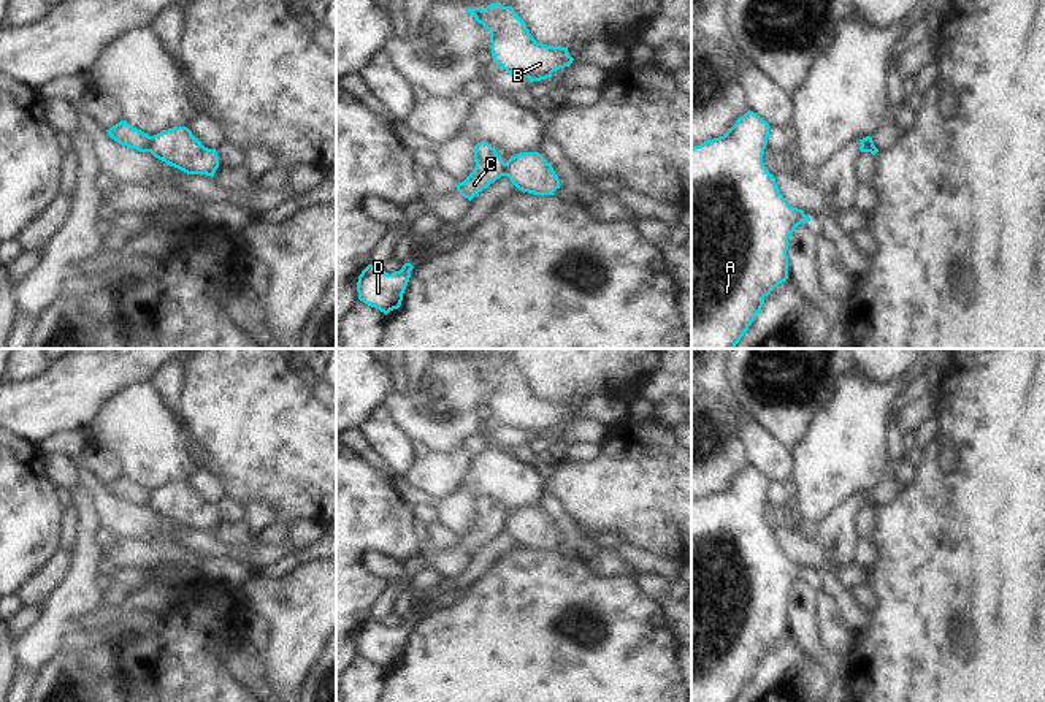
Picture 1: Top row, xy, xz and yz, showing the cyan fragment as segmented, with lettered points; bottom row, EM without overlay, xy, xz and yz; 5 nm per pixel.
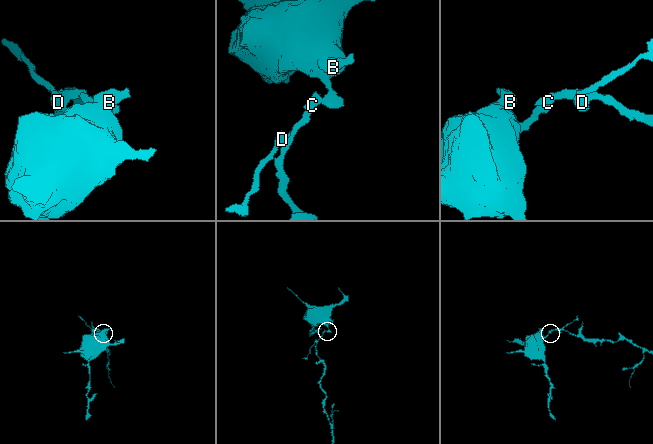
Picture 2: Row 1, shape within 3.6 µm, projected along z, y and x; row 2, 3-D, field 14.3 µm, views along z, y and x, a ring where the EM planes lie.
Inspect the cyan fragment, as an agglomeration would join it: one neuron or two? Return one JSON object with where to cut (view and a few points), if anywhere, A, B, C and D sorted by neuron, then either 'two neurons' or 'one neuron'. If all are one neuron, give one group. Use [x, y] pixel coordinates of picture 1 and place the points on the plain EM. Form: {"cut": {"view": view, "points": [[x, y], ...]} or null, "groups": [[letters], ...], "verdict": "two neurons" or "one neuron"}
{"cut": {"view": "xy", "points": [[149, 492], [149, 503], [146, 506]]}, "groups": [["A", "B"], ["C", "D"]], "verdict": "two neurons"}

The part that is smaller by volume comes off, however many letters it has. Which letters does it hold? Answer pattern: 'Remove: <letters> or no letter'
Remove: C, D

